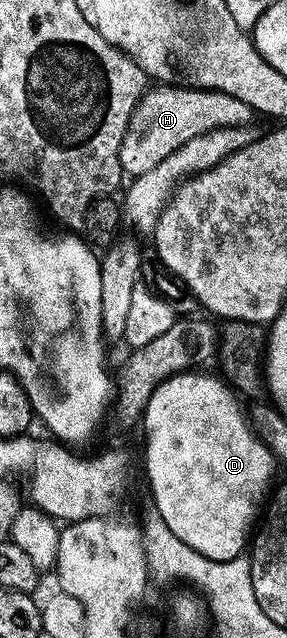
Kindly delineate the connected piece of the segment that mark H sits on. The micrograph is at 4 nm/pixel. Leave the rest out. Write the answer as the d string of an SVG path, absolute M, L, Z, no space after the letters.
M162 83L147 88L132 114L131 125L119 150L119 163L129 178L148 173L193 137L215 128L244 127L254 119L252 107L246 105L246 101L238 101L238 97L197 87L186 90L166 86Z

